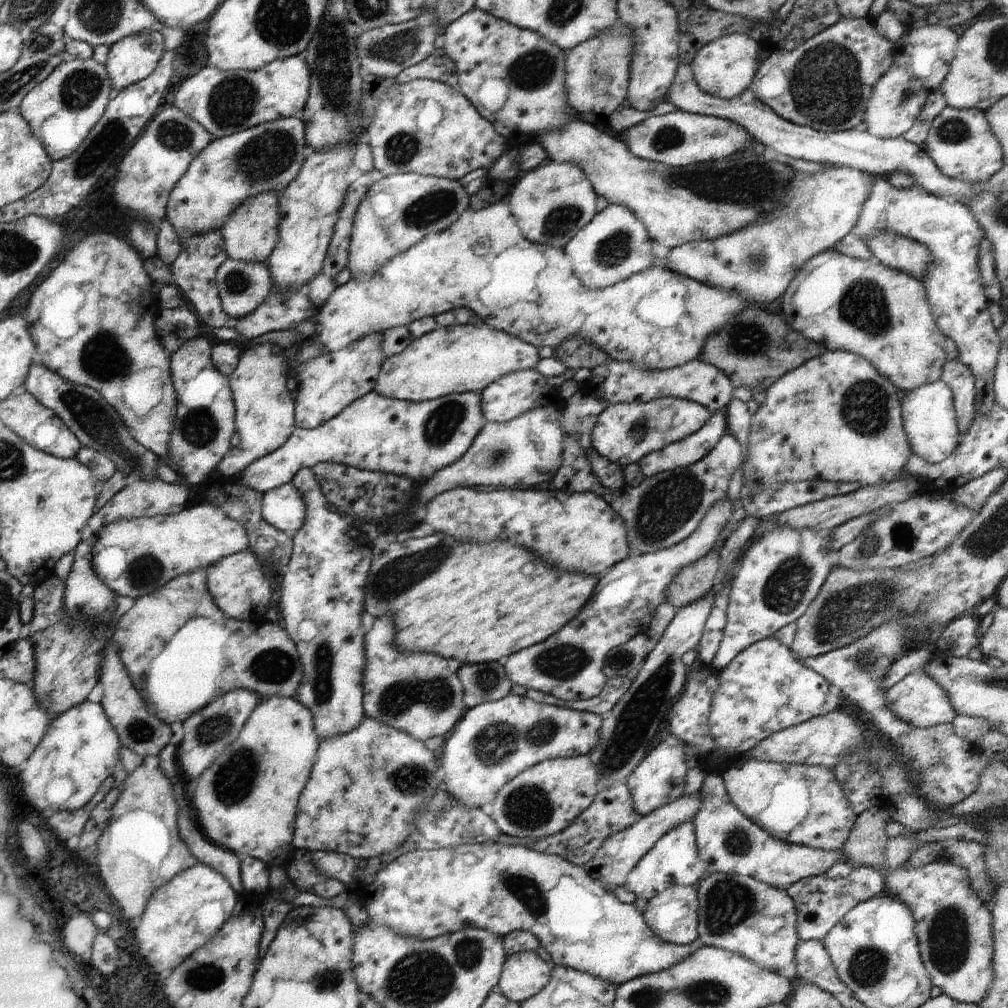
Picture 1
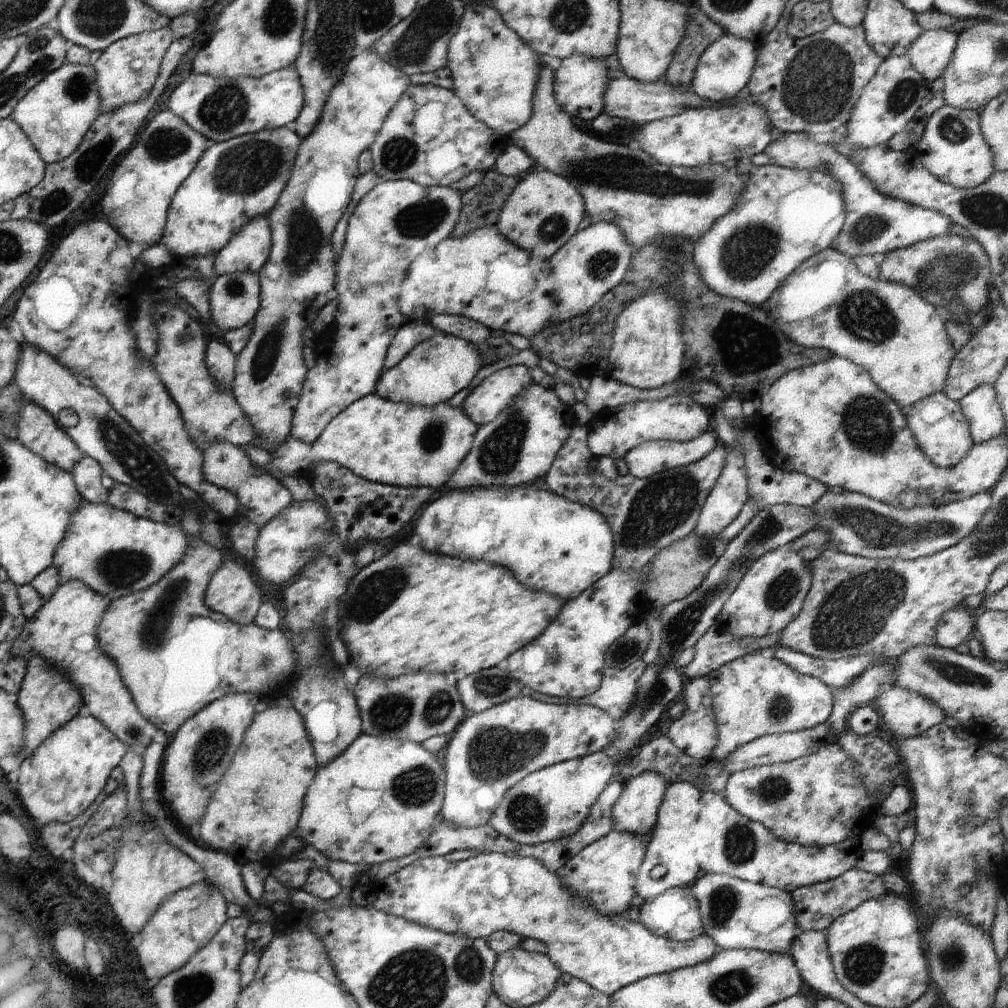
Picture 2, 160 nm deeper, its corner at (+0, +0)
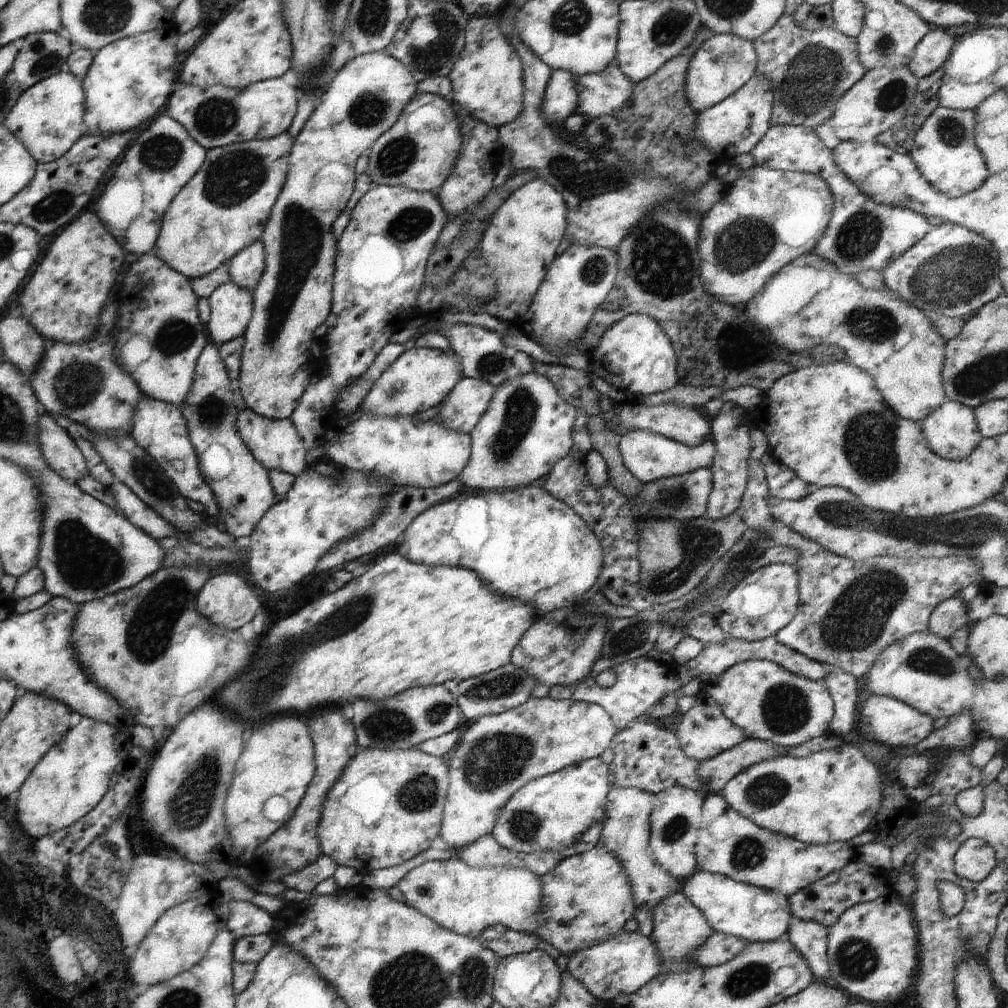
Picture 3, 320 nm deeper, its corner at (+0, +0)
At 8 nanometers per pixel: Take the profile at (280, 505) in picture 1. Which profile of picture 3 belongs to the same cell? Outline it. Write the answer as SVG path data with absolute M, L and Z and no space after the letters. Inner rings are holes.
M214 344L203 348L195 366L195 376L187 397L178 404L186 421L188 438L197 454L200 474L212 489L220 510L217 518L226 524L226 531L234 538L248 539L264 514L274 506L276 492L267 469L254 459L236 432L239 410L234 404L232 380Z

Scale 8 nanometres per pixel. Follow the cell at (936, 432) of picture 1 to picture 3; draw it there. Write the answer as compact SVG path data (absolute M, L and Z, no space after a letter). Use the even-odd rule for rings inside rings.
M946 399L946 402L932 410L932 414L928 414L924 420L918 422L922 430L922 436L926 440L926 444L932 453L944 460L962 461L966 460L978 446L978 442L983 440L978 432L976 420L972 409L968 406L963 406L960 402Z

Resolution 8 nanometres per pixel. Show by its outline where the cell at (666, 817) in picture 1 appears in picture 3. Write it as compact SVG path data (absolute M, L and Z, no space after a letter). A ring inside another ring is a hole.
M592 848L583 854L566 858L551 872L541 877L542 914L538 916L538 926L533 934L540 938L540 945L556 954L566 955L582 948L588 948L608 936L623 930L626 922L635 916L634 896L622 862L604 848Z

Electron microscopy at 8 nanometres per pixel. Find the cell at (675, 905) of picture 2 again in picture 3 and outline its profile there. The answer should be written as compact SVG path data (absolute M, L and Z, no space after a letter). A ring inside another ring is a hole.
M674 892L670 896L666 896L654 910L654 928L649 938L652 940L656 950L660 952L660 958L664 962L664 970L662 974L674 974L680 968L680 960L688 958L690 952L699 950L707 941L708 938L715 934L715 931L708 925L706 918L700 913L700 910L690 903L690 900L682 892Z

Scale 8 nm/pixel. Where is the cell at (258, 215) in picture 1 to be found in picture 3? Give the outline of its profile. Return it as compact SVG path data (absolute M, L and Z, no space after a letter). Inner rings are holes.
M257 241L254 245L244 248L227 263L227 266L231 282L252 294L264 273L265 253L263 245Z

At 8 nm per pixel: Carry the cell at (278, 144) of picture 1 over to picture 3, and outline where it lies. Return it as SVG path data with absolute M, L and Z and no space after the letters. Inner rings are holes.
M286 132L272 139L254 140L207 150L200 170L188 184L184 185L164 213L152 253L172 267L172 270L190 280L214 272L216 267L227 264L244 248L261 241L266 222L285 184L293 142L293 138ZM214 222L216 222L216 254L210 252L208 242L198 240L198 230Z

